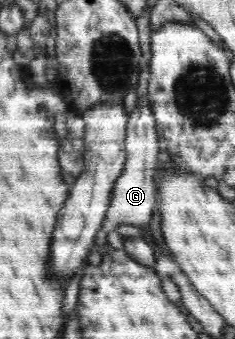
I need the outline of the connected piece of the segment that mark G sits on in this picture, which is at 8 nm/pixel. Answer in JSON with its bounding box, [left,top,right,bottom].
[91,95,159,250]

